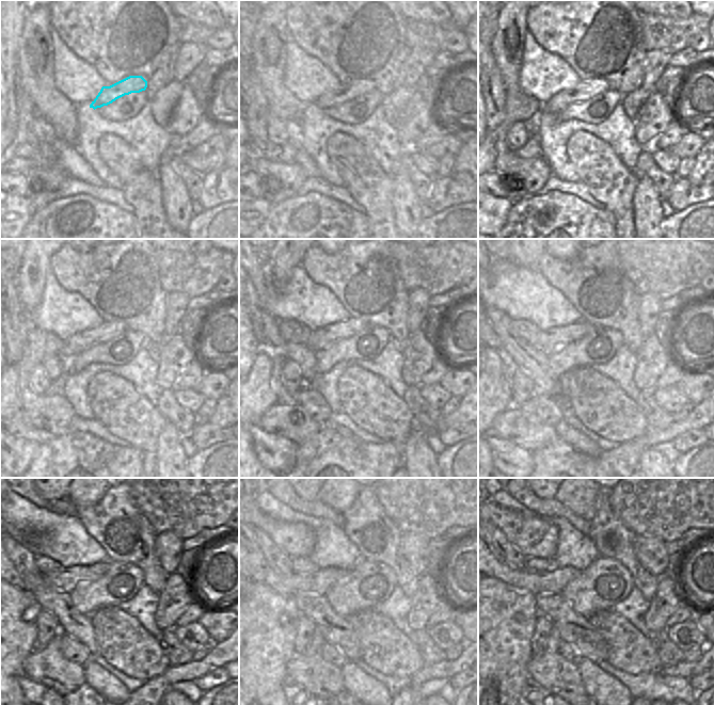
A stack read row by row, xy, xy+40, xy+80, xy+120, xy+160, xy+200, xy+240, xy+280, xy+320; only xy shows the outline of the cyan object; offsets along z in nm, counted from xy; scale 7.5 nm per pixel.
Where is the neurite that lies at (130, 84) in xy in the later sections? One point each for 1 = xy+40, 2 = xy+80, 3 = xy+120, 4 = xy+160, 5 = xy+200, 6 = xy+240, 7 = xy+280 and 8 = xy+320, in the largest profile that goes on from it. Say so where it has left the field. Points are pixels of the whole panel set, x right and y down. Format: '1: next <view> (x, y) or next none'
1: next xy+40 (345, 93)
2: next xy+80 (584, 91)
3: next xy+120 (77, 343)
4: next xy+160 (307, 345)
5: next xy+200 (550, 341)
6: next xy+240 (66, 580)
7: next xy+280 (317, 582)
8: next xy+320 (553, 581)

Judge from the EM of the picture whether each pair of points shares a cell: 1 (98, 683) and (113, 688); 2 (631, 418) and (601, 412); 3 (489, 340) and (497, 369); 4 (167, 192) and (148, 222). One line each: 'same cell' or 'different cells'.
1: same cell
2: same cell
3: different cells
4: different cells

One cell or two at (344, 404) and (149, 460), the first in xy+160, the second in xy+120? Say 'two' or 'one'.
one

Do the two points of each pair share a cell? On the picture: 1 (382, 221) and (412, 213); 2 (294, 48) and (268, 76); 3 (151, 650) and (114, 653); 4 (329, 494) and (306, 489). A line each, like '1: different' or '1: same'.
1: different
2: different
3: same
4: different

